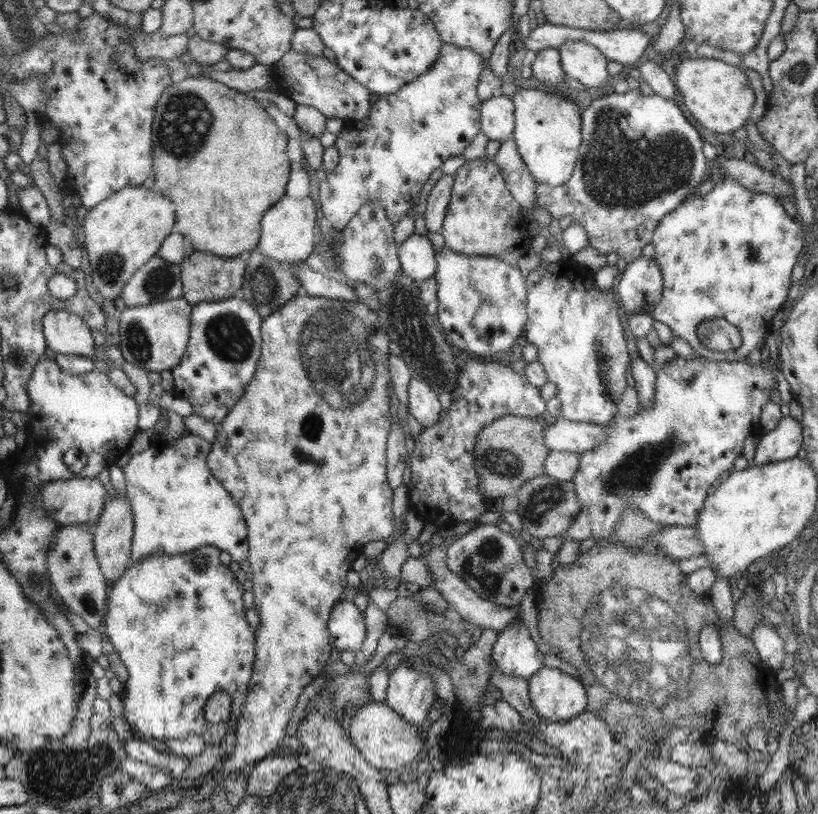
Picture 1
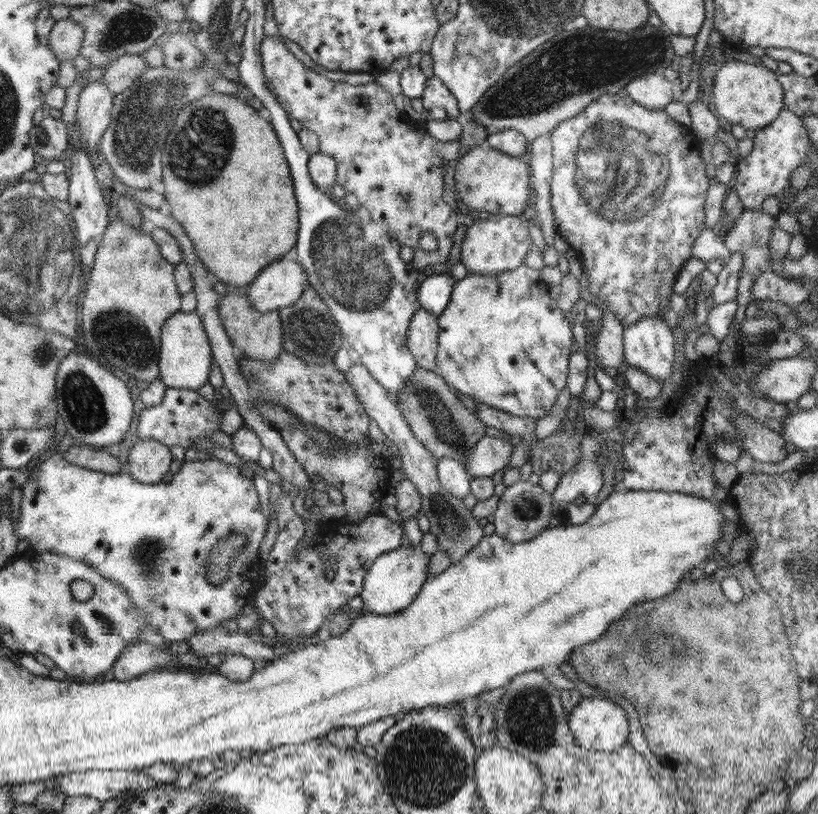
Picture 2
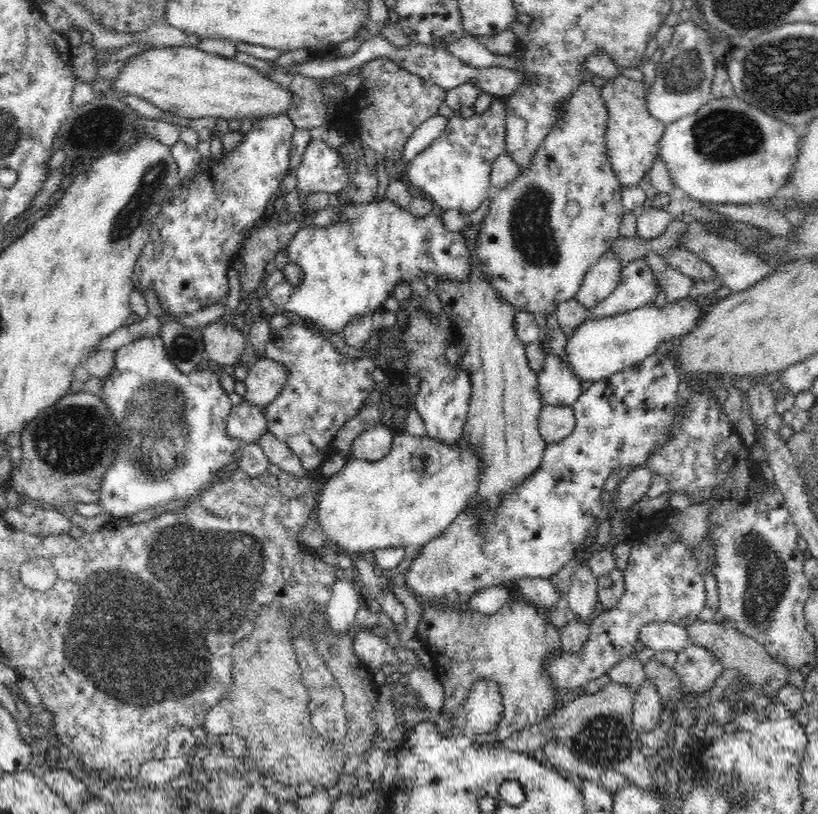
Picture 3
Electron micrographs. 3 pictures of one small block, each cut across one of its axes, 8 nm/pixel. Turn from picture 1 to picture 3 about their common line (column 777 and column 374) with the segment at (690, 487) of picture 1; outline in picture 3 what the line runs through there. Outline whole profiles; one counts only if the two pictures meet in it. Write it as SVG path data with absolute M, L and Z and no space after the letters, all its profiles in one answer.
M290 323L288 326L282 326L280 330L271 330L264 357L283 364L283 367L288 370L288 380L284 390L278 393L268 406L263 407L268 431L288 444L294 454L300 457L304 470L310 473L316 466L321 467L330 458L332 453L329 448L336 438L336 432L344 426L345 422L358 416L366 398L374 391L374 371L377 366L370 355L360 359L348 358L339 353L336 347L332 347L332 343L318 330L304 327L299 323Z

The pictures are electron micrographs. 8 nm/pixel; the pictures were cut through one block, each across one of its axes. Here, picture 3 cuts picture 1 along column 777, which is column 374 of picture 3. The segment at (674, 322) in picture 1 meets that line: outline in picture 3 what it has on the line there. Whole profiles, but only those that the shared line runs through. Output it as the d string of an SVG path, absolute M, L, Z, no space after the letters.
M388 197L364 204L352 203L342 198L337 223L316 227L308 233L304 227L300 227L286 250L288 261L296 263L302 269L304 278L299 286L292 286L282 272L275 271L265 276L267 298L277 310L292 312L334 333L342 332L352 320L374 315L376 310L384 309L388 294L393 294L398 283L410 284L419 277L424 280L427 274L434 274L440 280L466 283L475 270L475 262L467 248L464 233L462 230L453 232L446 229L442 211L437 209L428 216L415 217L408 207L398 207Z

